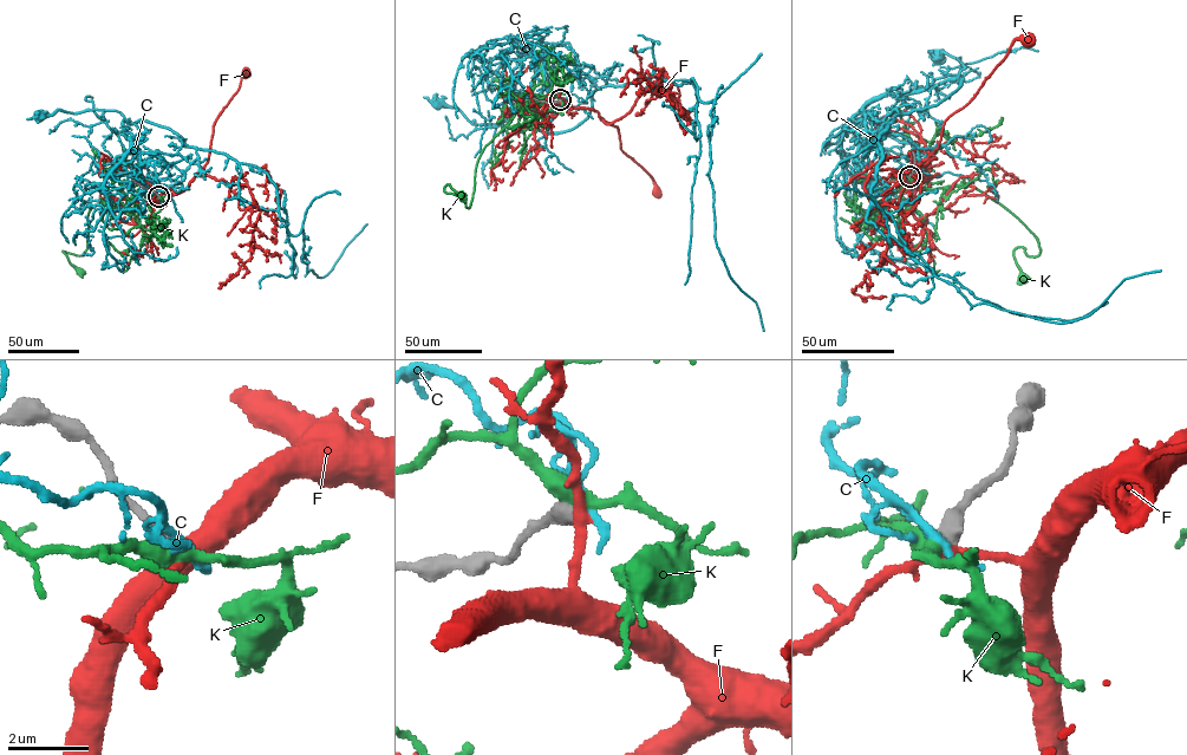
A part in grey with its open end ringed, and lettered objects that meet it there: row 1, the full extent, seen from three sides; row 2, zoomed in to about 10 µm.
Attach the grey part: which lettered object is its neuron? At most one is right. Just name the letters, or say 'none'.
none

